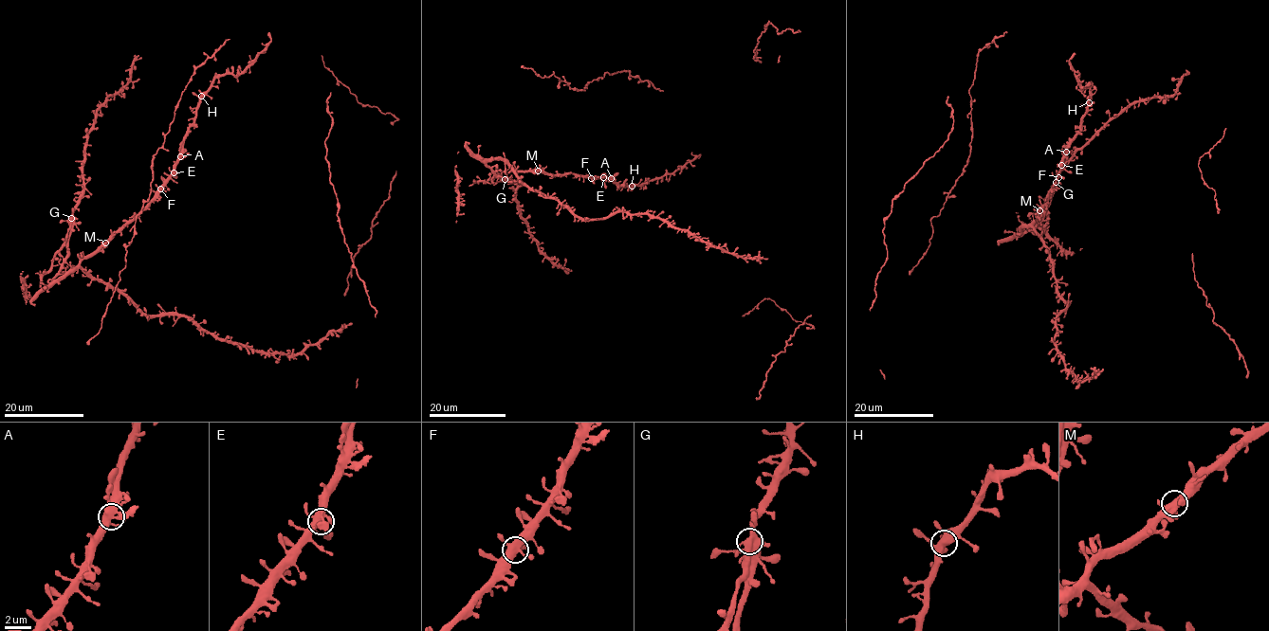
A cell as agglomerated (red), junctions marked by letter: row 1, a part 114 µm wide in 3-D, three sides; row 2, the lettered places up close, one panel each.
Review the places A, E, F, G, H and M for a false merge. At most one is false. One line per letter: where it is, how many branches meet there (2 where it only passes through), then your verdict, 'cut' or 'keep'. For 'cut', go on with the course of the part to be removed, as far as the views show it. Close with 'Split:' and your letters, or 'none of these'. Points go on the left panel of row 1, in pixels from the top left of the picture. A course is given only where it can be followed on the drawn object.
A: place (180, 156); branches 5; keep
E: place (174, 172); branches 5; keep
F: place (160, 189); branches 5; keep
G: place (71, 218); branches 5; cut; course (71, 218), (64, 243), (42, 277), (40, 287)
H: place (201, 96); branches 5; keep
M: place (105, 243); branches 5; keep
Split: G

